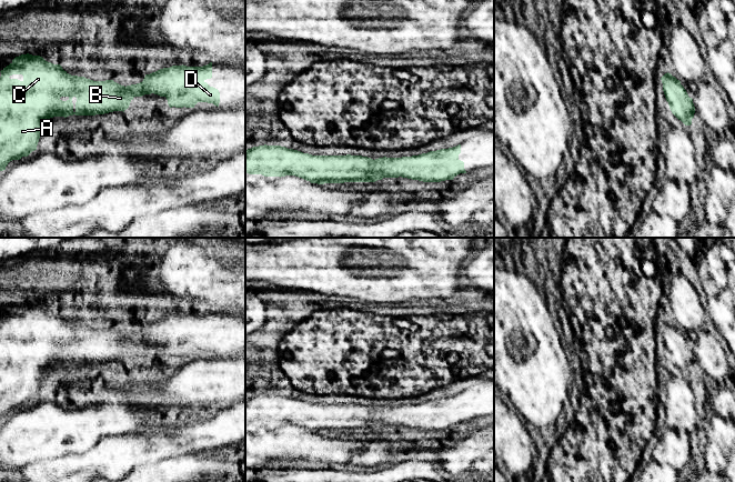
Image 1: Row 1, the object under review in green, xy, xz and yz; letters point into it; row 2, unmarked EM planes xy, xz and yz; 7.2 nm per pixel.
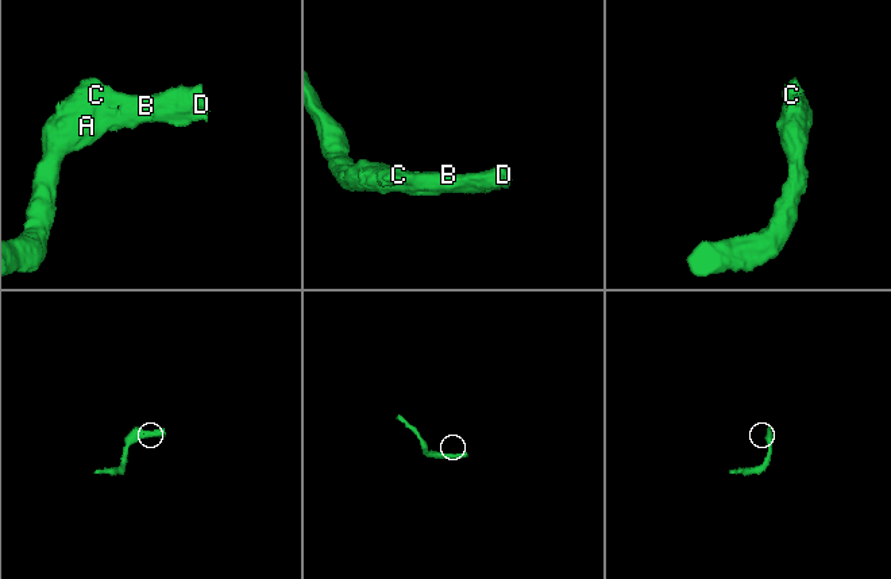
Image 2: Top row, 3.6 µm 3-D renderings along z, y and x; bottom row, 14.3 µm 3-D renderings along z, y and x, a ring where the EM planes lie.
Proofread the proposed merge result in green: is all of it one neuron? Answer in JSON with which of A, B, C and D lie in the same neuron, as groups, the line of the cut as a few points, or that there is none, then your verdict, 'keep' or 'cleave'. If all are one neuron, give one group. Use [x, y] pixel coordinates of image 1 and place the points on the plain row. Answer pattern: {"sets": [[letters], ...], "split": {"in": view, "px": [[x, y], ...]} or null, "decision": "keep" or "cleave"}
{"sets": [["A", "B", "C", "D"]], "split": null, "decision": "keep"}

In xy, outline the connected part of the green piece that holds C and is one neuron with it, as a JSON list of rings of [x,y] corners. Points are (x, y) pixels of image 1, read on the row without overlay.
[[[21,303],[3,317],[0,325],[0,420],[12,409],[20,409],[37,399],[41,373],[53,365],[95,364],[125,360],[134,345],[158,343],[165,345],[170,357],[194,357],[198,351],[219,355],[220,341],[205,329],[212,327],[212,311],[203,315],[172,314],[150,323],[142,331],[121,334],[113,329],[93,330],[71,324],[60,313],[46,310],[40,304]]]

